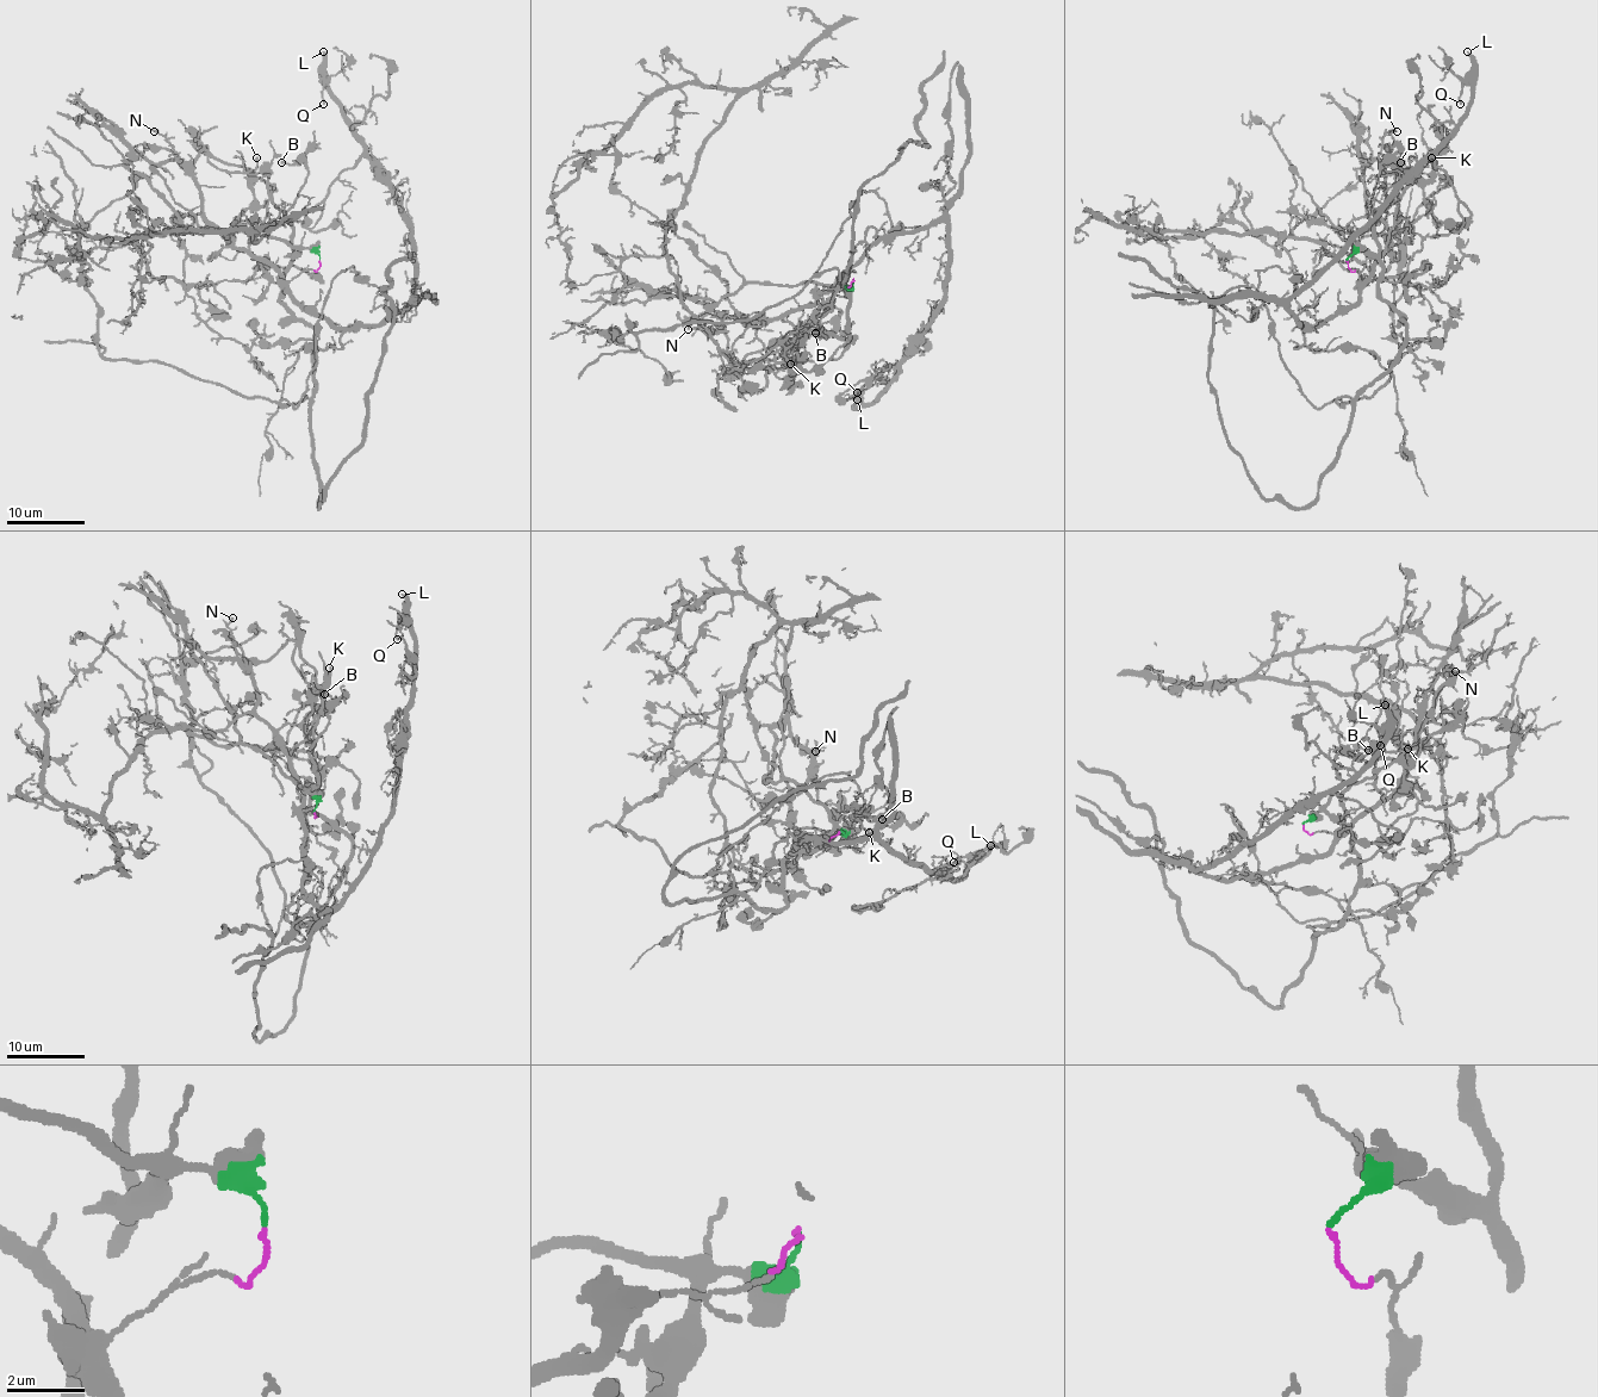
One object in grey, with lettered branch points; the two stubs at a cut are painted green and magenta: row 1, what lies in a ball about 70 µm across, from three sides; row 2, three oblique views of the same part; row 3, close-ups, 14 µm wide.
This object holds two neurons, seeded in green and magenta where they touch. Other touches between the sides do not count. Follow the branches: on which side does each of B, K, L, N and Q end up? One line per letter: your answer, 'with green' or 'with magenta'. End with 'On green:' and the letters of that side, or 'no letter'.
B: with green
K: with green
L: with magenta
N: with magenta
Q: with magenta
On green: B, K

